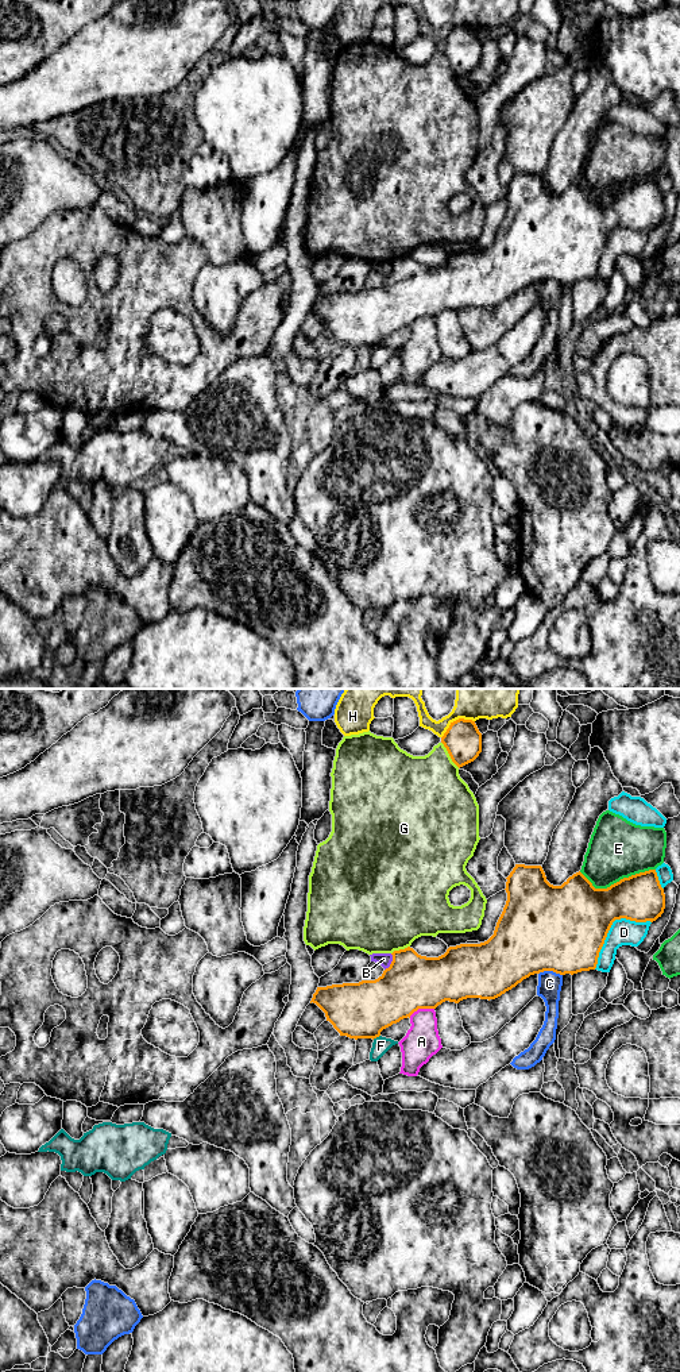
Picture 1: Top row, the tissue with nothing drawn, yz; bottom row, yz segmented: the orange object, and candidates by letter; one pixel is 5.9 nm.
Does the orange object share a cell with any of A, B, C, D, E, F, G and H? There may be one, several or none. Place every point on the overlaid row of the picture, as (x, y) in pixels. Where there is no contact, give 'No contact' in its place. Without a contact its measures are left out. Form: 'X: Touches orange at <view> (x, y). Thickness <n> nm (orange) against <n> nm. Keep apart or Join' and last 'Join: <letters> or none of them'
A: Touches orange at yz (421, 1008). Thickness 320 nm (orange) against 200 nm. Keep apart
B: Touches orange at yz (391, 962). Thickness 320 nm (orange) against 80 nm. Keep apart
C: Touches orange at yz (551, 970). Thickness 500 nm (orange) against 140 nm. Keep apart
D: Touches orange at yz (610, 927). Thickness 480 nm (orange) against 160 nm. Keep apart
E: Touches orange at yz (617, 882). Thickness 300 nm (orange) against 360 nm. Keep apart
F: Touches orange at yz (375, 1037). Thickness 340 nm (orange) against 100 nm. Keep apart
G: Touches orange at yz (449, 755). Thickness 220 nm (orange) against 420 nm. Keep apart
H: Touches orange at yz (456, 720). Thickness 220 nm (orange) against 360 nm. Keep apart
Join: none of them

